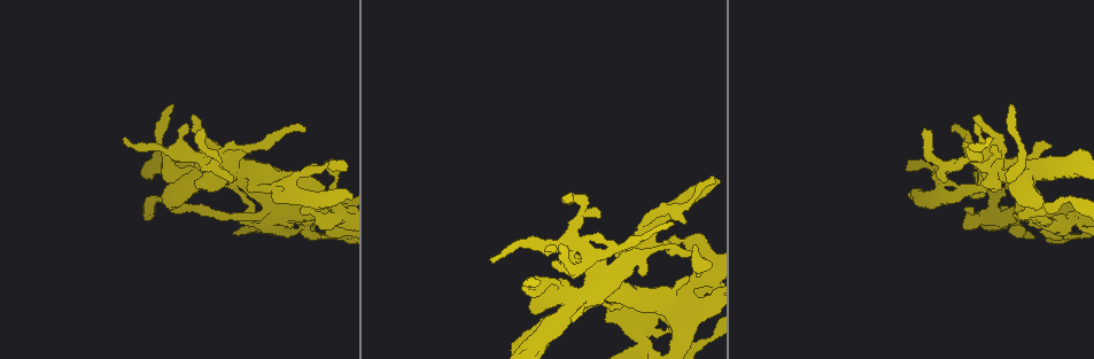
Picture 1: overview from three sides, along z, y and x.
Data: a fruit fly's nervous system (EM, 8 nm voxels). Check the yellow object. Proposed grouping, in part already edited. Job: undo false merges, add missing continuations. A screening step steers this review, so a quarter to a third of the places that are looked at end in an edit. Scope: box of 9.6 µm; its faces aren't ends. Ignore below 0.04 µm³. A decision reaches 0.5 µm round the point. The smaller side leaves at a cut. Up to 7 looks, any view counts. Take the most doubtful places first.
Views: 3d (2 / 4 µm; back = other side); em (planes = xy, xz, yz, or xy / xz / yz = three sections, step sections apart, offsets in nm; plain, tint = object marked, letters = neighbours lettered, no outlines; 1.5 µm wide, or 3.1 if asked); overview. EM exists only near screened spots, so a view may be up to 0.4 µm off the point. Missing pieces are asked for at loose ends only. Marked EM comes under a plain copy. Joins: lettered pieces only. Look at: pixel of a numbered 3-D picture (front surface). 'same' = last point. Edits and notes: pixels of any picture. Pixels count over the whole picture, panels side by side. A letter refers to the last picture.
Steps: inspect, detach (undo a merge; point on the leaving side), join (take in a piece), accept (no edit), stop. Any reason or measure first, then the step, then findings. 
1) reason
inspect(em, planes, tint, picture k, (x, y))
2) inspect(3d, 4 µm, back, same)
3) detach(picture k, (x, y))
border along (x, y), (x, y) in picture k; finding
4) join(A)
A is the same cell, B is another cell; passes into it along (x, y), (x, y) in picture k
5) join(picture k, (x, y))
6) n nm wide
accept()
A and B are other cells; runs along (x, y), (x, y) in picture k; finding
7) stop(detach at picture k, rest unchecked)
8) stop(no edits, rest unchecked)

an open end
inspect(em, xz, step 8, tint, picture 1, (994, 148))

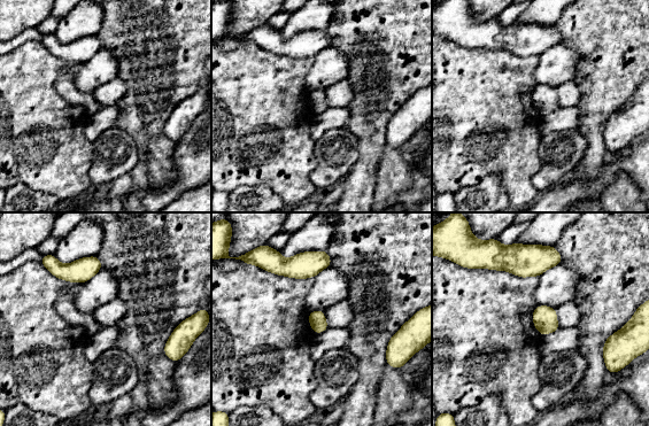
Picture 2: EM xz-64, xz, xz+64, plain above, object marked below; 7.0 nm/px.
another direction
inspect(em, planes, letters, same)

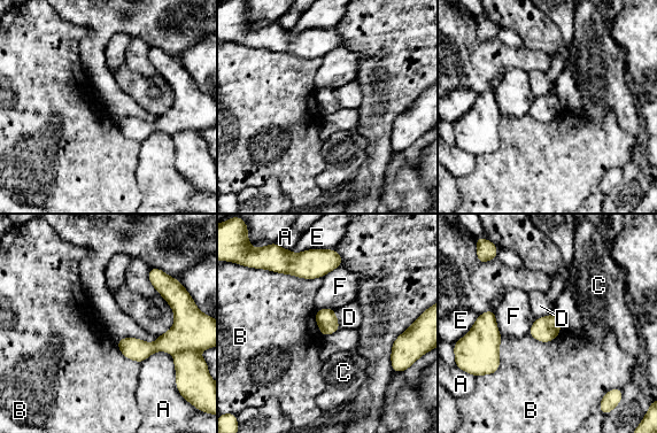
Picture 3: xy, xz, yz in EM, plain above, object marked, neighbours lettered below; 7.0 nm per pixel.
150 nm wide
accept()
A, B, C, D, E and F are other cells; border along (334, 310), (337, 322), (341, 327) in picture 3; none of them fits

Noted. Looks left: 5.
branch stops here
inspect(em, xz, step 4, letters, picture 1, (970, 213))

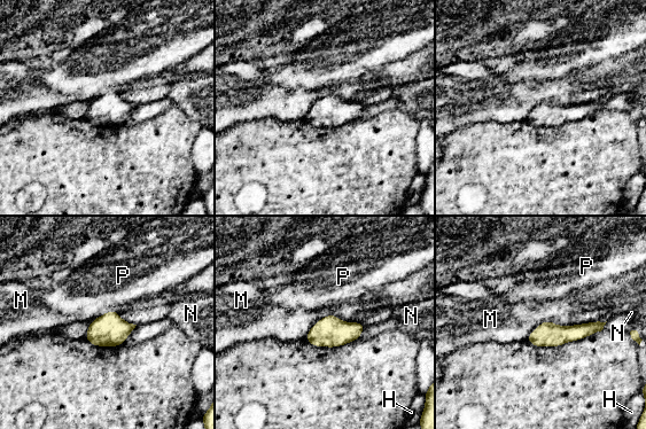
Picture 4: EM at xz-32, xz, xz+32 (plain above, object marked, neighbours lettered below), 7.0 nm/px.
cut it another way
inspect(em, planes, letters, same)

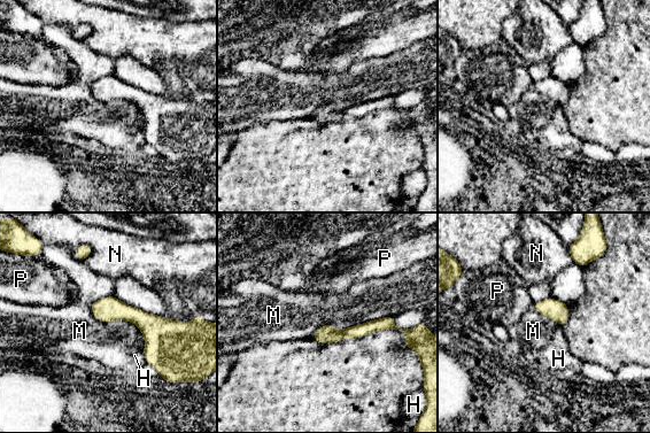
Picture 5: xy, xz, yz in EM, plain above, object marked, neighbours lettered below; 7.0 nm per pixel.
accept()
H, M, N and P are other cells; border along (393, 315), (323, 324), (311, 338) in picture 5; no lettered piece goes on from it

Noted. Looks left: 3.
thin end
inspect(em, yz, step 8, tint, picture 1, (572, 193))

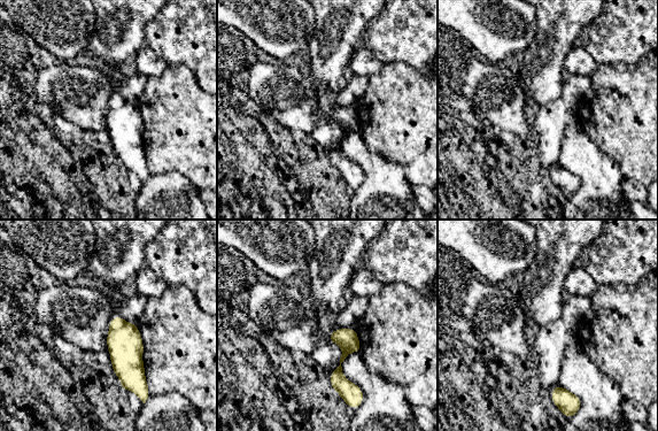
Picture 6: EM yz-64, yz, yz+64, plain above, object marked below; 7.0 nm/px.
see the neighbours
inspect(em, yz, step 8, letters, same)

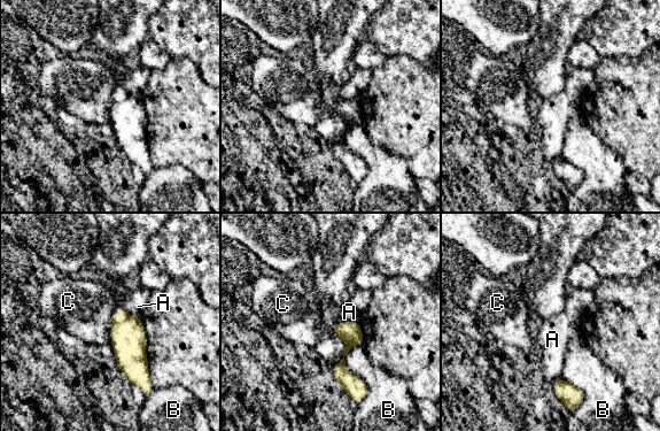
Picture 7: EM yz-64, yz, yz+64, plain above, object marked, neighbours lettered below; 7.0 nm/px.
150 nm wide
accept()
A, B and C are other cells; border along (359, 322), (332, 329), (334, 366) in picture 7; no lettered piece goes on from it

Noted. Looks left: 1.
stop(no edits, rest unchecked)

